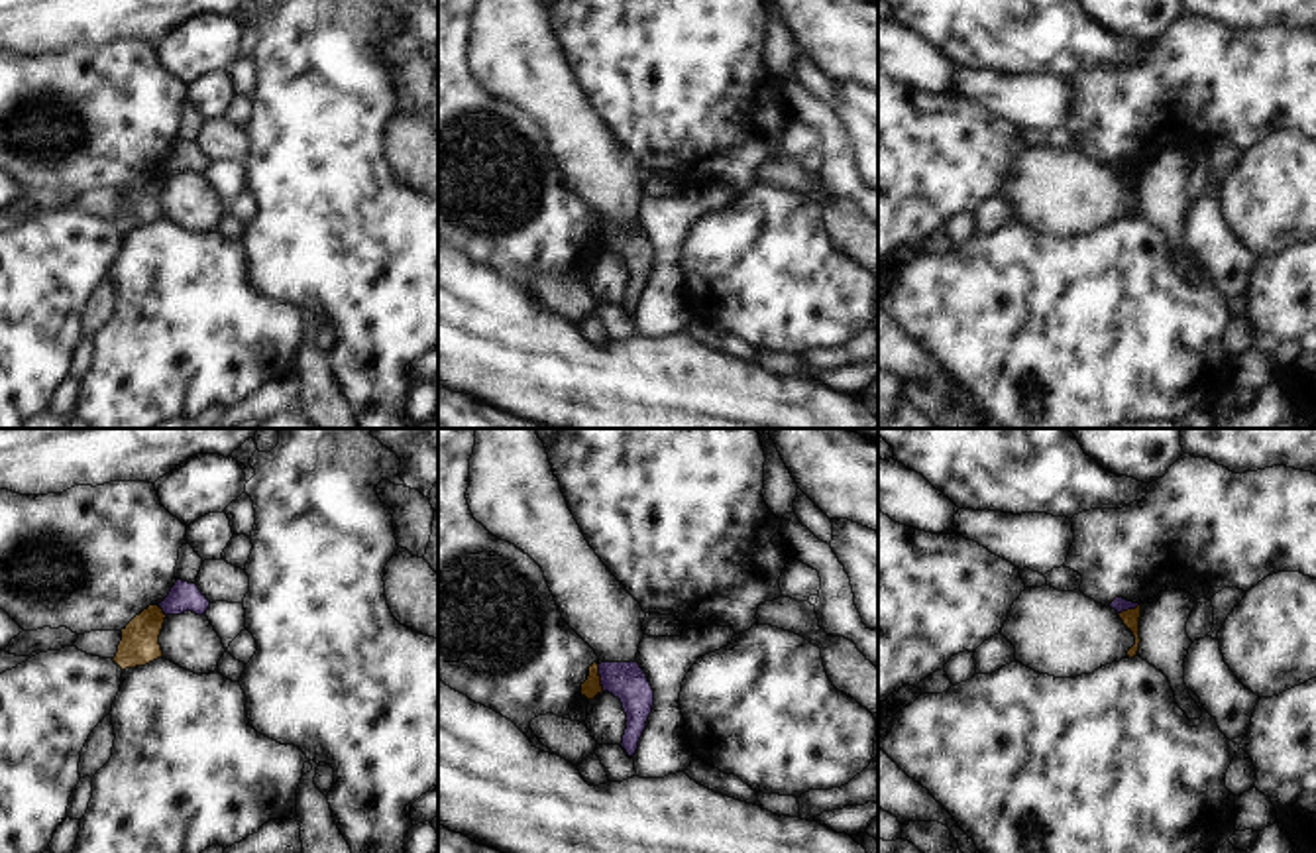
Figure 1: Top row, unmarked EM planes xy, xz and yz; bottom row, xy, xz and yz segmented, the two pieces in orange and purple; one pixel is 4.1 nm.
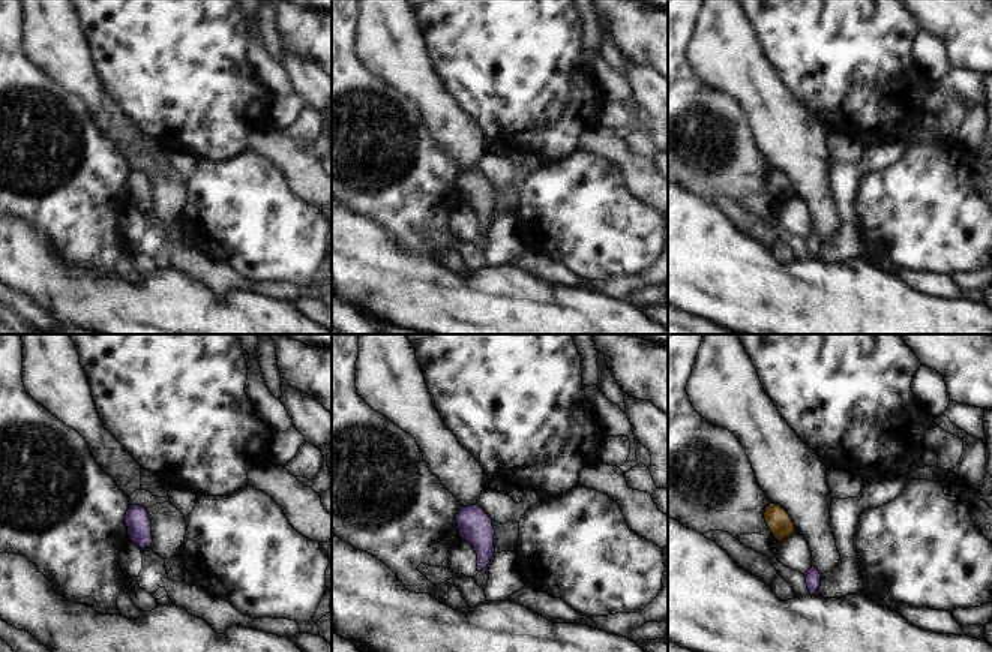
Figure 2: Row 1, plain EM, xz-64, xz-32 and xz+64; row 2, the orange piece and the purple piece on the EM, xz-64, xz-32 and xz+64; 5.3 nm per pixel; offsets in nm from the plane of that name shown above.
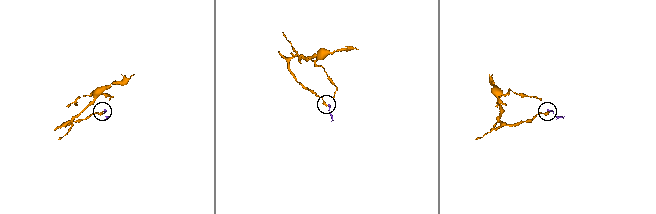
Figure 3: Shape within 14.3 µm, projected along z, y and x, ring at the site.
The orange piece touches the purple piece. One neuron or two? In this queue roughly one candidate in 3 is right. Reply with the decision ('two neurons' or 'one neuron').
two neurons

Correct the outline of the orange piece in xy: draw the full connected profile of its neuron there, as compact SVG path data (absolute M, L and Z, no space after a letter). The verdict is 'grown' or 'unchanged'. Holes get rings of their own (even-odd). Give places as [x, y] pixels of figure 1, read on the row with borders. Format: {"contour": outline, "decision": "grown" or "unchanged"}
{"contour": "M149 605L136 615L124 629L118 653L112 658L122 670L145 666L163 656L159 635L165 623L159 605Z", "decision": "unchanged"}

